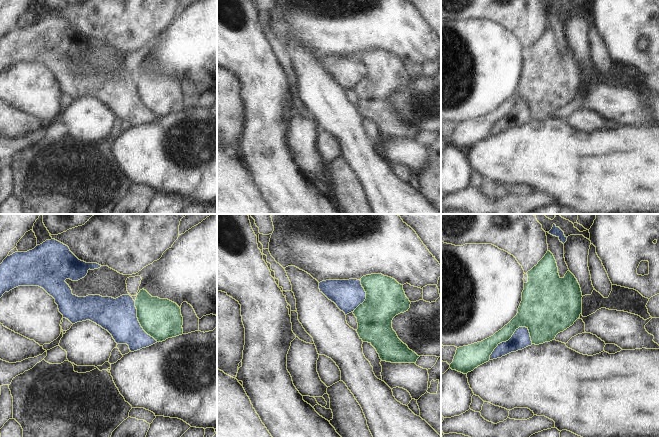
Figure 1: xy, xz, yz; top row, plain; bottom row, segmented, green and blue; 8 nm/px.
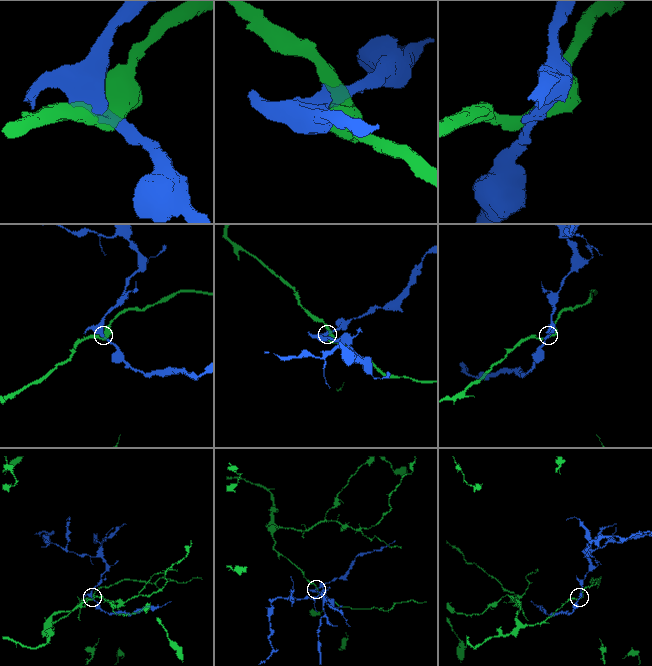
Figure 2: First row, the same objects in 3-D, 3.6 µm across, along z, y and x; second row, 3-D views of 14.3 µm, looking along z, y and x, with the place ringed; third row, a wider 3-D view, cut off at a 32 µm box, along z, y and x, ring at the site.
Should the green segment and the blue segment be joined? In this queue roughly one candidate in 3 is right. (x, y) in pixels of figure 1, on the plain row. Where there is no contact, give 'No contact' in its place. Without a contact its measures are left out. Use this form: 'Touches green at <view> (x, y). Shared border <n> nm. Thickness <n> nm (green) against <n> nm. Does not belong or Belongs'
Touches green at yz (506, 116). Shared border 400 nm. Thickness 180 nm (green) against 150 nm. Does not belong.

